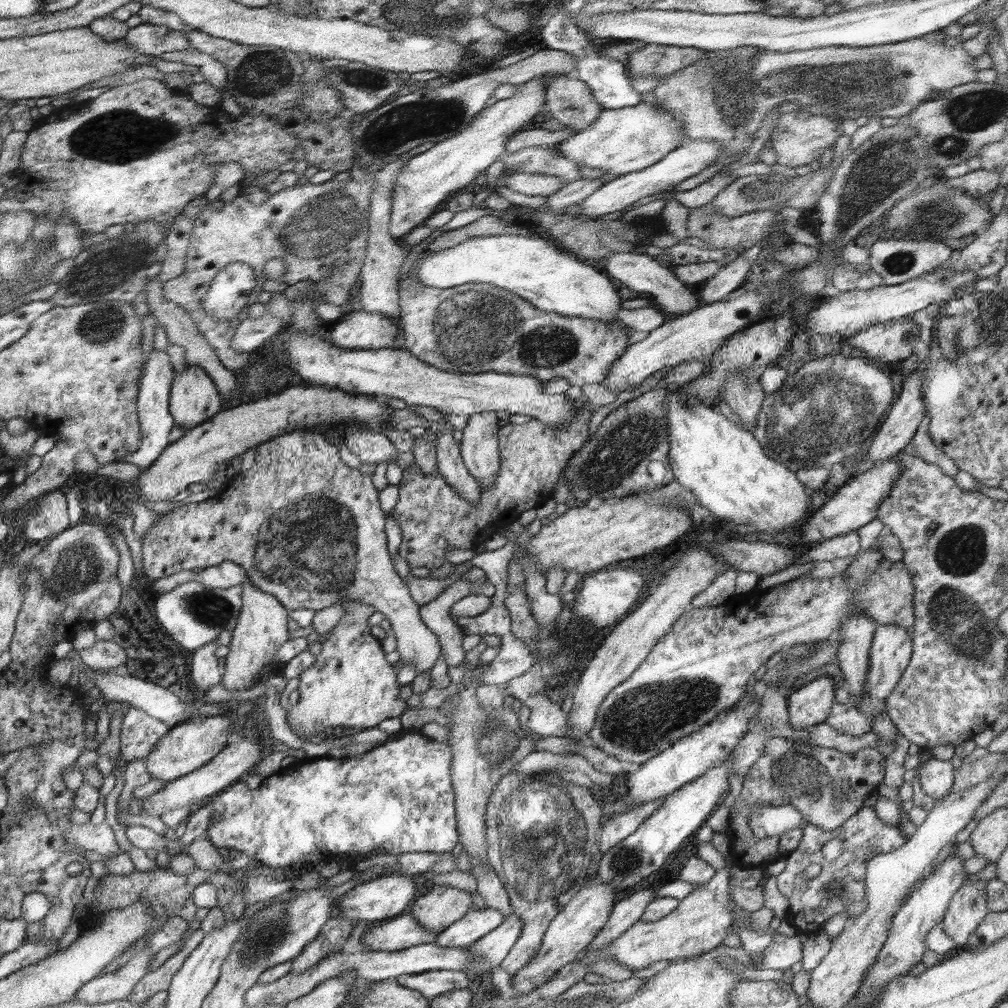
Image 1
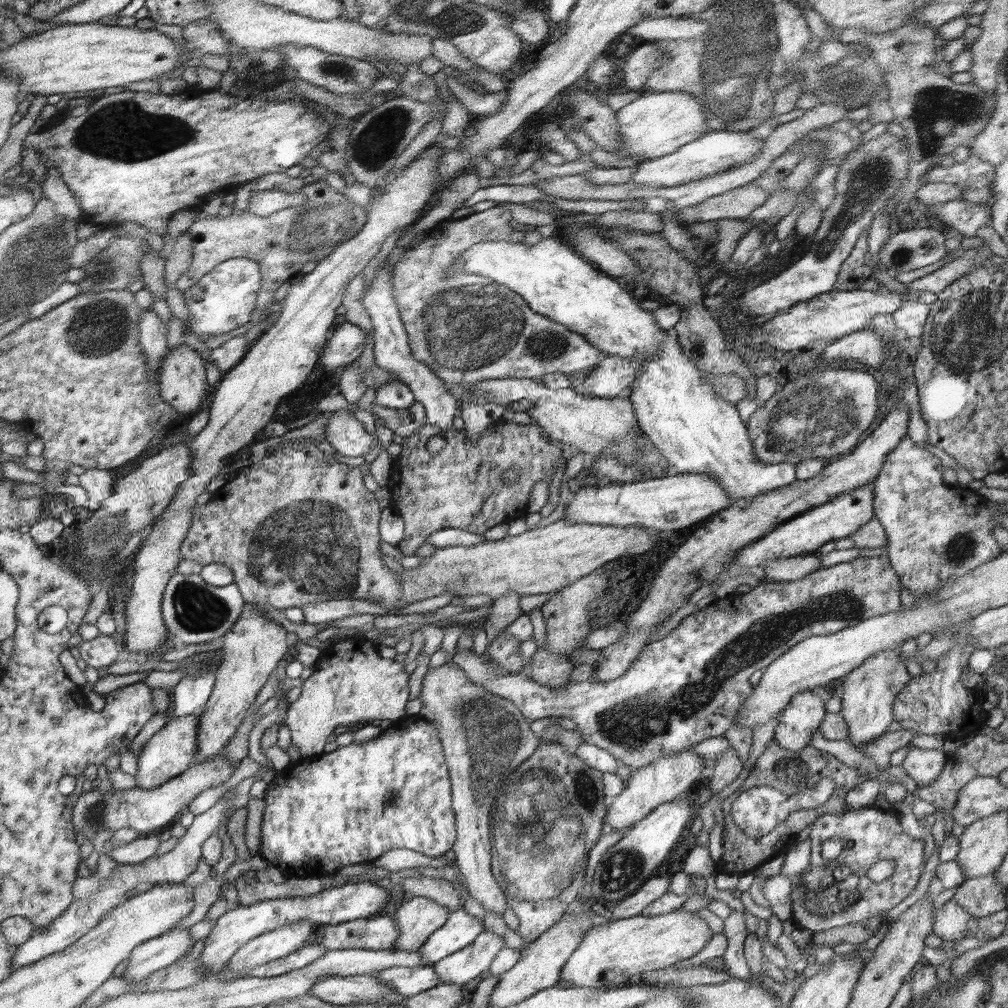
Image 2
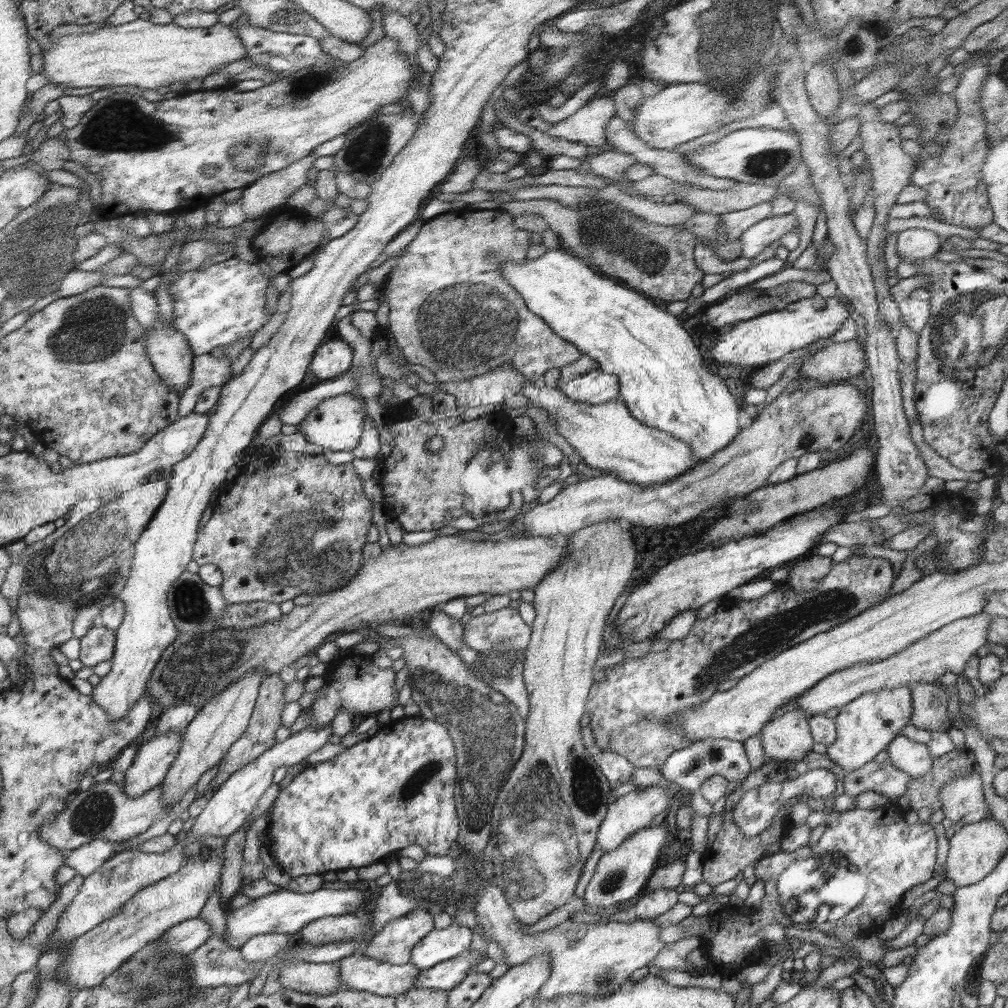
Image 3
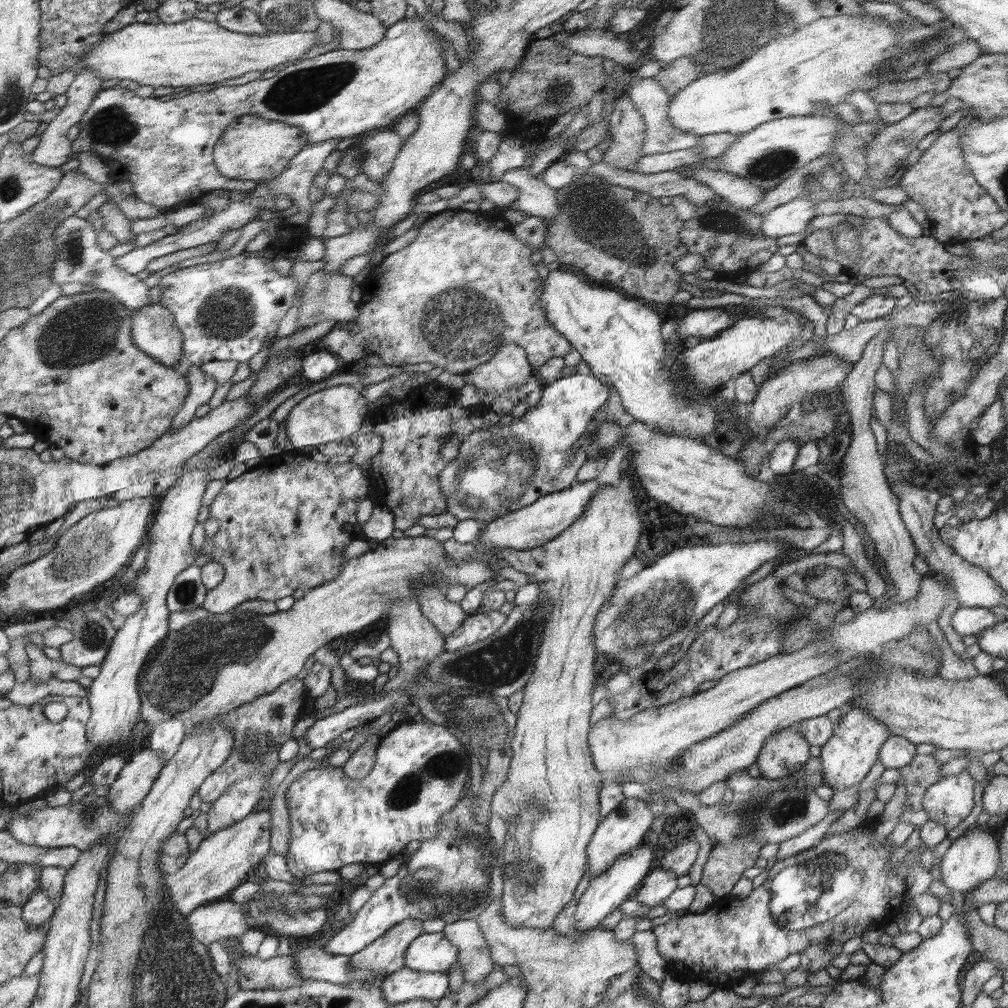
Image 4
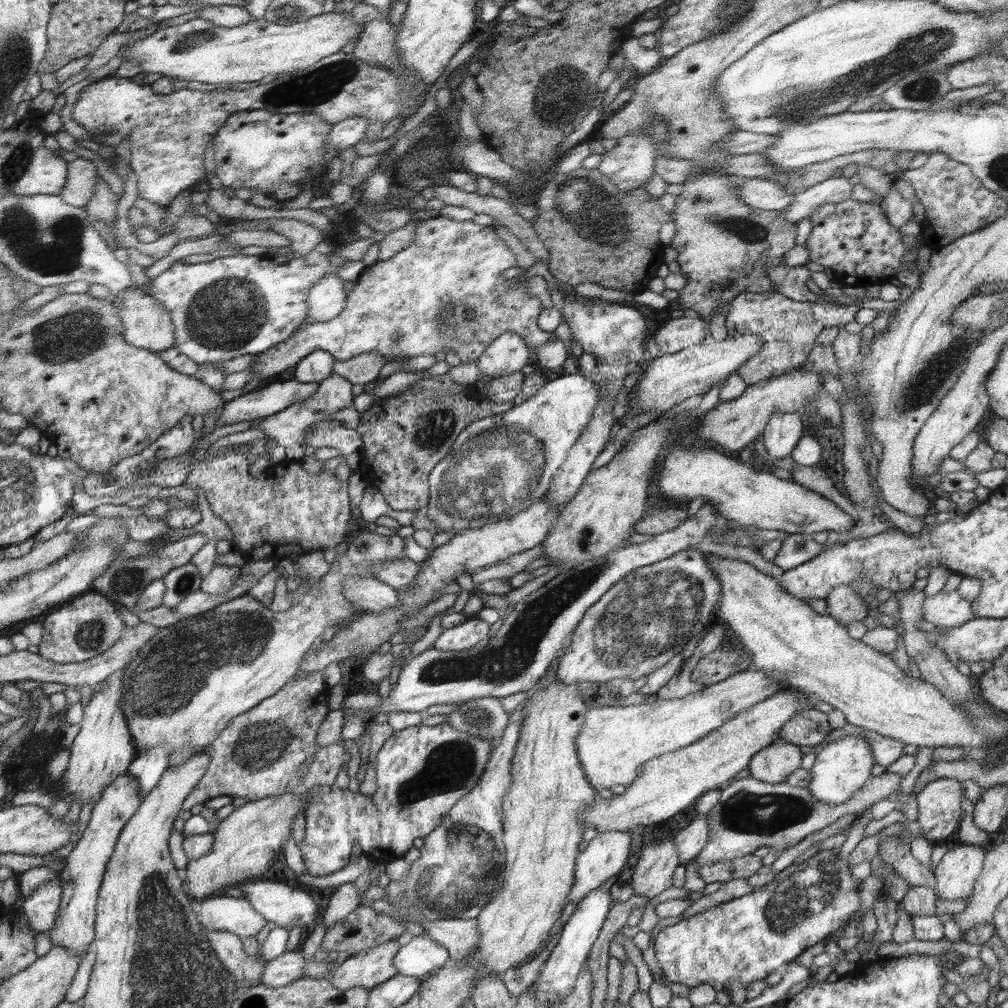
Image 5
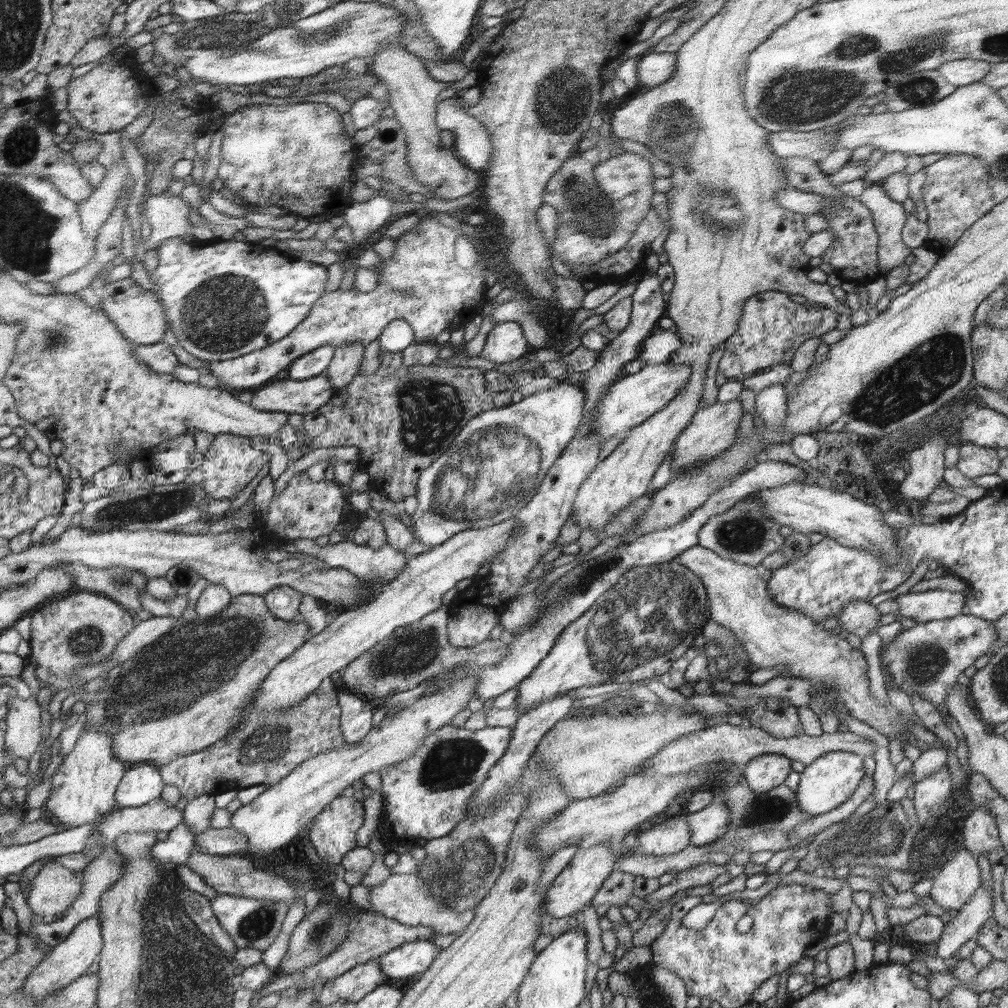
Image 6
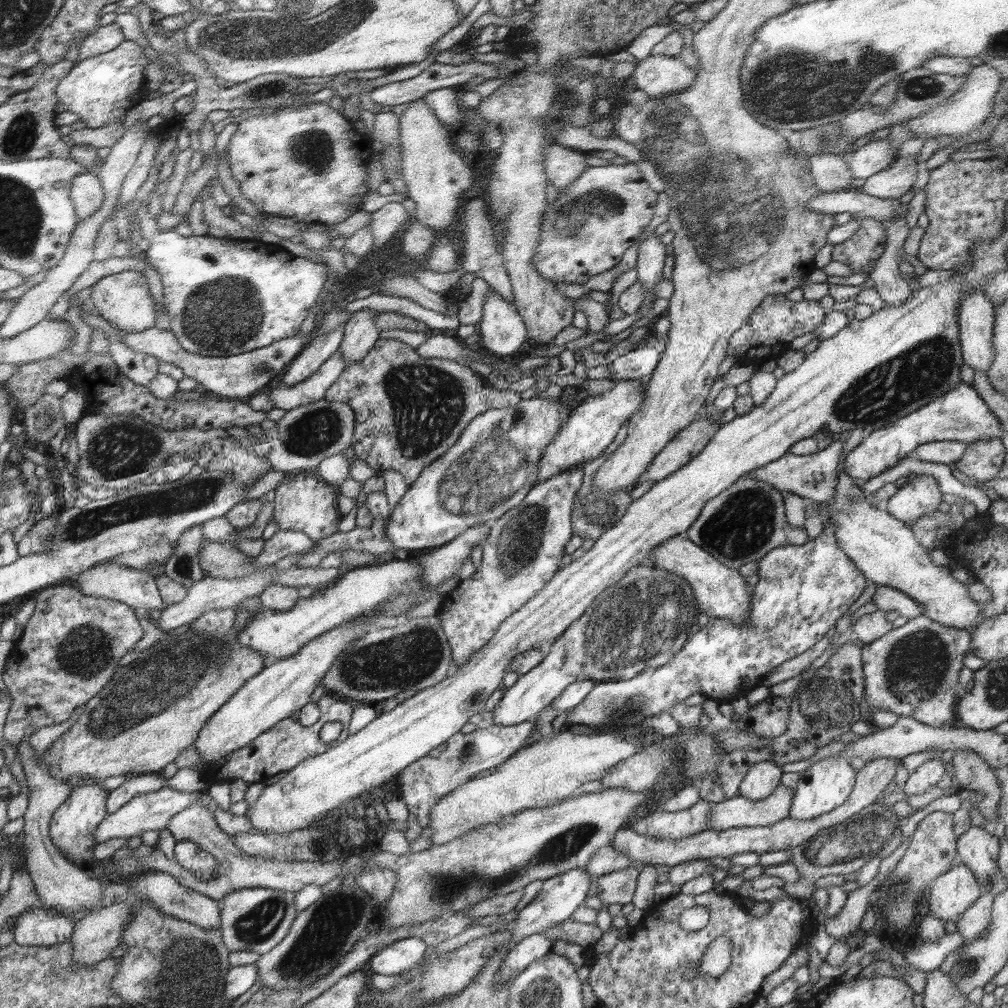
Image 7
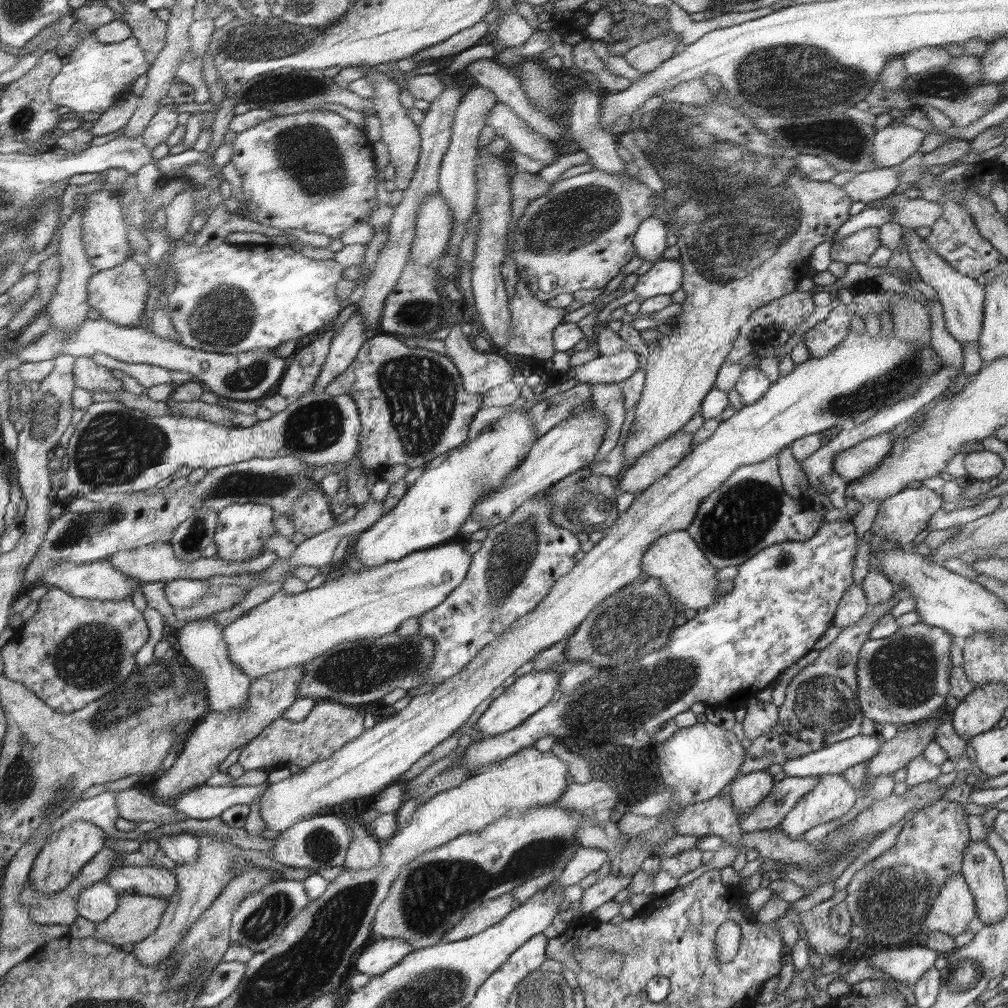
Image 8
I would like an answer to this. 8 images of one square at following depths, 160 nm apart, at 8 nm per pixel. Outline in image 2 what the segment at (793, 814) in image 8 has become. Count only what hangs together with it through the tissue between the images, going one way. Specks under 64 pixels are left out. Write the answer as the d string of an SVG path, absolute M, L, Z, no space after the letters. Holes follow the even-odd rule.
M898 648L883 650L841 679L839 693L842 708L839 713L848 727L847 738L855 747L874 742L887 734L888 727L895 722L892 716L893 704L898 693L902 692L911 679L904 662L899 658L900 654Z

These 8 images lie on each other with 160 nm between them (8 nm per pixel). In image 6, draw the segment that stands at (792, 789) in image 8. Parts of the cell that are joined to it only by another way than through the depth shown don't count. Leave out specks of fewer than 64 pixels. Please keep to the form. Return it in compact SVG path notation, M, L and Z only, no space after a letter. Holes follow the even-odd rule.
M715 797L702 810L688 813L689 827L692 830L691 845L704 847L715 842L728 829L731 814L727 804Z

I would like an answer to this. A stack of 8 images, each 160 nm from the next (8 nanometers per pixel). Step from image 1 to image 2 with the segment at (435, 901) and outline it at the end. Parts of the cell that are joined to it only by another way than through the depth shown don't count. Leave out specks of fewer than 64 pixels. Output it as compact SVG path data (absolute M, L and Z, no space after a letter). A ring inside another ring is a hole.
M418 896L403 902L394 914L400 938L392 950L418 951L432 934L444 926L449 916L446 907L430 898Z

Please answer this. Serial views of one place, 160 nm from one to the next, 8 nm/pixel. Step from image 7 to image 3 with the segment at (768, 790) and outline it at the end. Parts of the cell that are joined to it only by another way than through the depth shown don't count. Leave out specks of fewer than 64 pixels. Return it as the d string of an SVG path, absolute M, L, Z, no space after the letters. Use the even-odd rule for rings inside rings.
M796 706L786 714L782 714L782 717L775 717L765 725L764 730L758 734L762 740L765 758L777 762L802 761L812 751L812 745L815 743L811 728L808 727L808 720L810 717L806 717L805 712Z

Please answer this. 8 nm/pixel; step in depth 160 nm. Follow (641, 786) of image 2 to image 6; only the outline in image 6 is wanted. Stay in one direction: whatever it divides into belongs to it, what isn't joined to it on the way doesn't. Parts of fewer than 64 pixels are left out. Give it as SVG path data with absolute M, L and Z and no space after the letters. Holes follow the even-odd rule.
M607 844L578 850L569 865L560 872L545 892L543 912L554 918L573 917L585 906L590 905L594 895L607 880L608 874L614 870L614 862L618 858L618 854L614 856L614 853L616 852L613 852Z

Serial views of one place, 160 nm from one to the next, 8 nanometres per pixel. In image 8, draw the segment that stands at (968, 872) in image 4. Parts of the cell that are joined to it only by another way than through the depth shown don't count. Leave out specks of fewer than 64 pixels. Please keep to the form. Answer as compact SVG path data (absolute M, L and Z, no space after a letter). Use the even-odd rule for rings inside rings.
M956 872L937 893L921 927L928 934L940 932L954 938L967 931L974 918L977 918L974 895L964 875Z

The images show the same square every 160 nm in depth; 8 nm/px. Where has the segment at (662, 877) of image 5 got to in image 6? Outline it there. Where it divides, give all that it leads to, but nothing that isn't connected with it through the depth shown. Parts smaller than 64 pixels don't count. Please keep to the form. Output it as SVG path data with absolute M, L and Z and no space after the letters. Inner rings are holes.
M688 813L670 817L637 837L636 849L643 855L673 855L691 844Z

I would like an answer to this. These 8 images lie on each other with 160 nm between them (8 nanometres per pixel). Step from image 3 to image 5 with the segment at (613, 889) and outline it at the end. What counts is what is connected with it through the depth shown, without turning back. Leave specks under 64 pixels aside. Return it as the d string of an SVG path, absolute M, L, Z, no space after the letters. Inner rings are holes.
M600 886L590 894L587 894L579 902L570 919L565 922L565 926L562 928L561 934L559 934L560 940L558 940L558 944L550 952L546 964L542 966L542 970L540 970L536 979L536 992L534 992L534 995L536 995L538 1003L556 1004L572 993L572 989L576 986L576 981L579 980L586 958L590 958L590 948L592 948L592 944L596 942L596 938L600 934L602 922L608 916L608 911L610 910L608 906L611 901L610 889L611 887L604 889L604 887Z

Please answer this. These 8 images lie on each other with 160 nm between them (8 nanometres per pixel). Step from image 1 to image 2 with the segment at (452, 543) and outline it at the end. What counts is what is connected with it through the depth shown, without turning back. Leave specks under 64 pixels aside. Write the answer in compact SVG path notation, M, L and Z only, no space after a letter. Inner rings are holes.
M505 420L491 422L476 439L468 439L466 430L456 429L453 426L447 428L446 447L436 456L430 456L426 452L426 442L430 436L438 436L442 430L437 426L426 423L412 436L404 438L402 453L395 458L391 467L391 476L387 488L391 498L396 502L397 516L404 520L405 531L402 540L397 547L406 556L414 555L418 547L425 543L425 538L432 532L455 528L468 530L474 534L482 535L488 528L500 523L510 523L527 514L527 506L530 494L536 482L553 480L556 460L563 458L561 444L556 440L544 438L540 426L529 423L507 423ZM517 466L520 469L519 478L509 487L505 484L502 475L509 467Z

